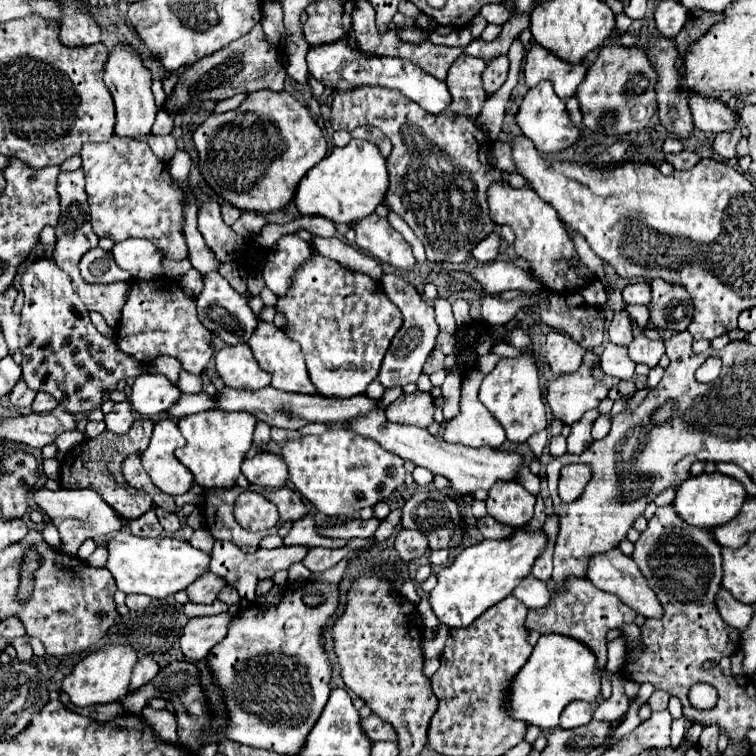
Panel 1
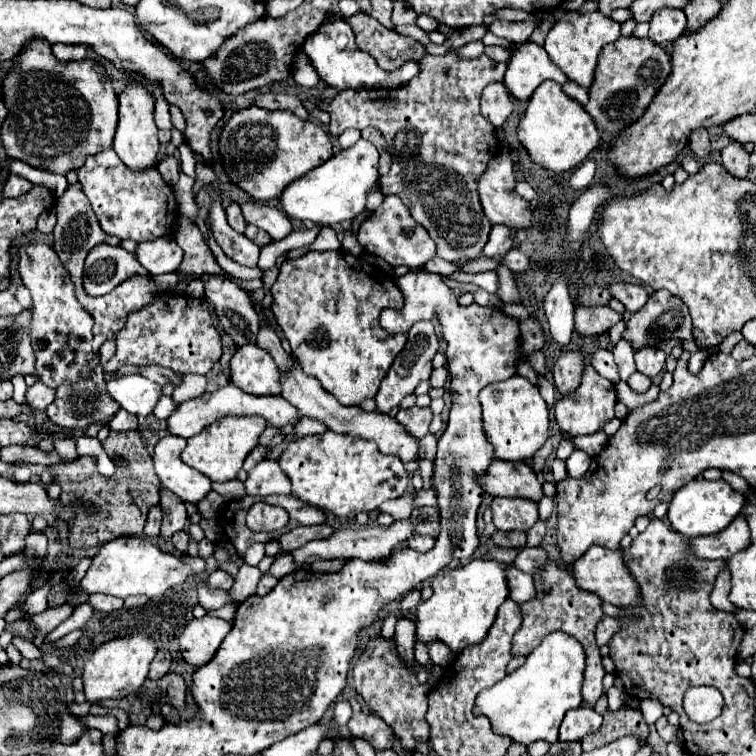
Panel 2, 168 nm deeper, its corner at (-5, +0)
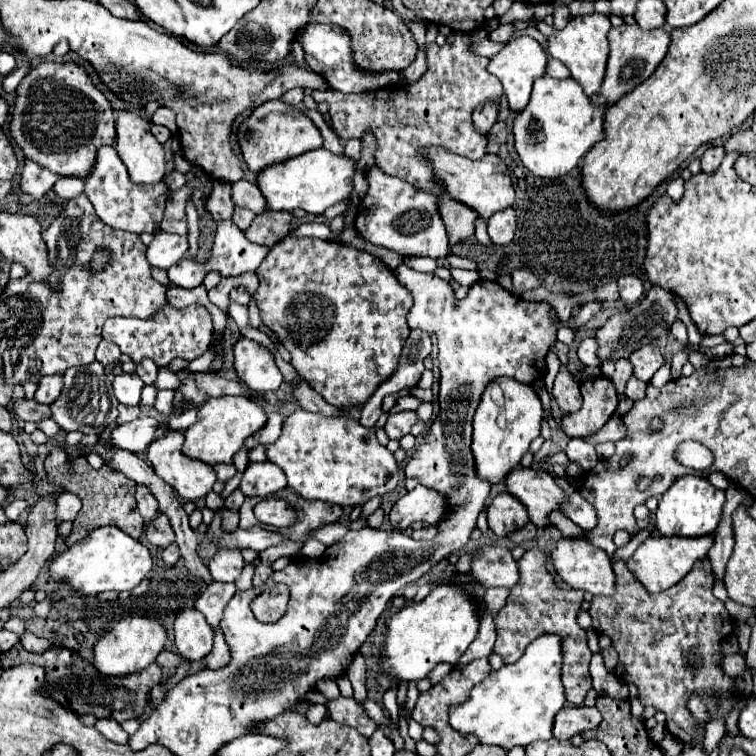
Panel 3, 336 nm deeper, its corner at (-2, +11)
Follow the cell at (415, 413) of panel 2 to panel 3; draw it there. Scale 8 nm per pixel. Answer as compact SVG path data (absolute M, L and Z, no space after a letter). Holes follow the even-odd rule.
M399 411L389 415L387 423L385 423L385 433L389 435L389 439L401 439L403 435L407 435L411 431L411 427L417 423L417 411Z

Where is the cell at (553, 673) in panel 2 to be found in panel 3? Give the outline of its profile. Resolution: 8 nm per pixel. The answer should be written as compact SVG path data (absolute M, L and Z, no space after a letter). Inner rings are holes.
M543 633L535 639L521 659L511 665L503 665L491 671L487 679L471 689L469 699L463 705L449 709L449 723L461 735L473 733L483 745L501 745L511 749L515 745L529 745L531 741L551 739L551 725L567 699L563 693L561 669L563 669L563 649L559 635Z

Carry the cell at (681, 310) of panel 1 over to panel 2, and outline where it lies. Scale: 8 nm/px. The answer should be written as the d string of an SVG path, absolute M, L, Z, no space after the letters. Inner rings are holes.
M658 290L648 298L642 310L630 316L630 320L626 322L626 330L622 332L622 338L628 340L634 350L640 350L644 346L658 346L658 342L670 340L670 338L690 342L694 338L692 338L692 322L690 322L688 308L686 304L682 304L682 300L678 300L676 296L670 296L670 292Z

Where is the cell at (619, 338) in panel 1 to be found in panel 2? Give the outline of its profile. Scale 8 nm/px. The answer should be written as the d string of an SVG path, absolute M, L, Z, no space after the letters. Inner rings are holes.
M620 340L614 348L614 360L620 372L620 380L626 382L634 372L636 372L636 364L634 364L634 350L630 348L630 344L626 340Z

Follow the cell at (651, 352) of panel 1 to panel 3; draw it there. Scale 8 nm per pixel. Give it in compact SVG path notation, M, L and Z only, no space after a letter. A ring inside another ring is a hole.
M645 345L631 353L631 363L635 367L635 377L649 383L653 373L663 365L663 355L655 345Z

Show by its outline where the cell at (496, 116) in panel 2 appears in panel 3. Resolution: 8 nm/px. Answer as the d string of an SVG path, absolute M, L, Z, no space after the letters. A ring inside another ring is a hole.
M487 101L487 105L479 105L479 109L473 111L473 123L475 123L475 129L487 135L487 133L491 131L493 123L497 121L499 107L501 107L499 101Z

